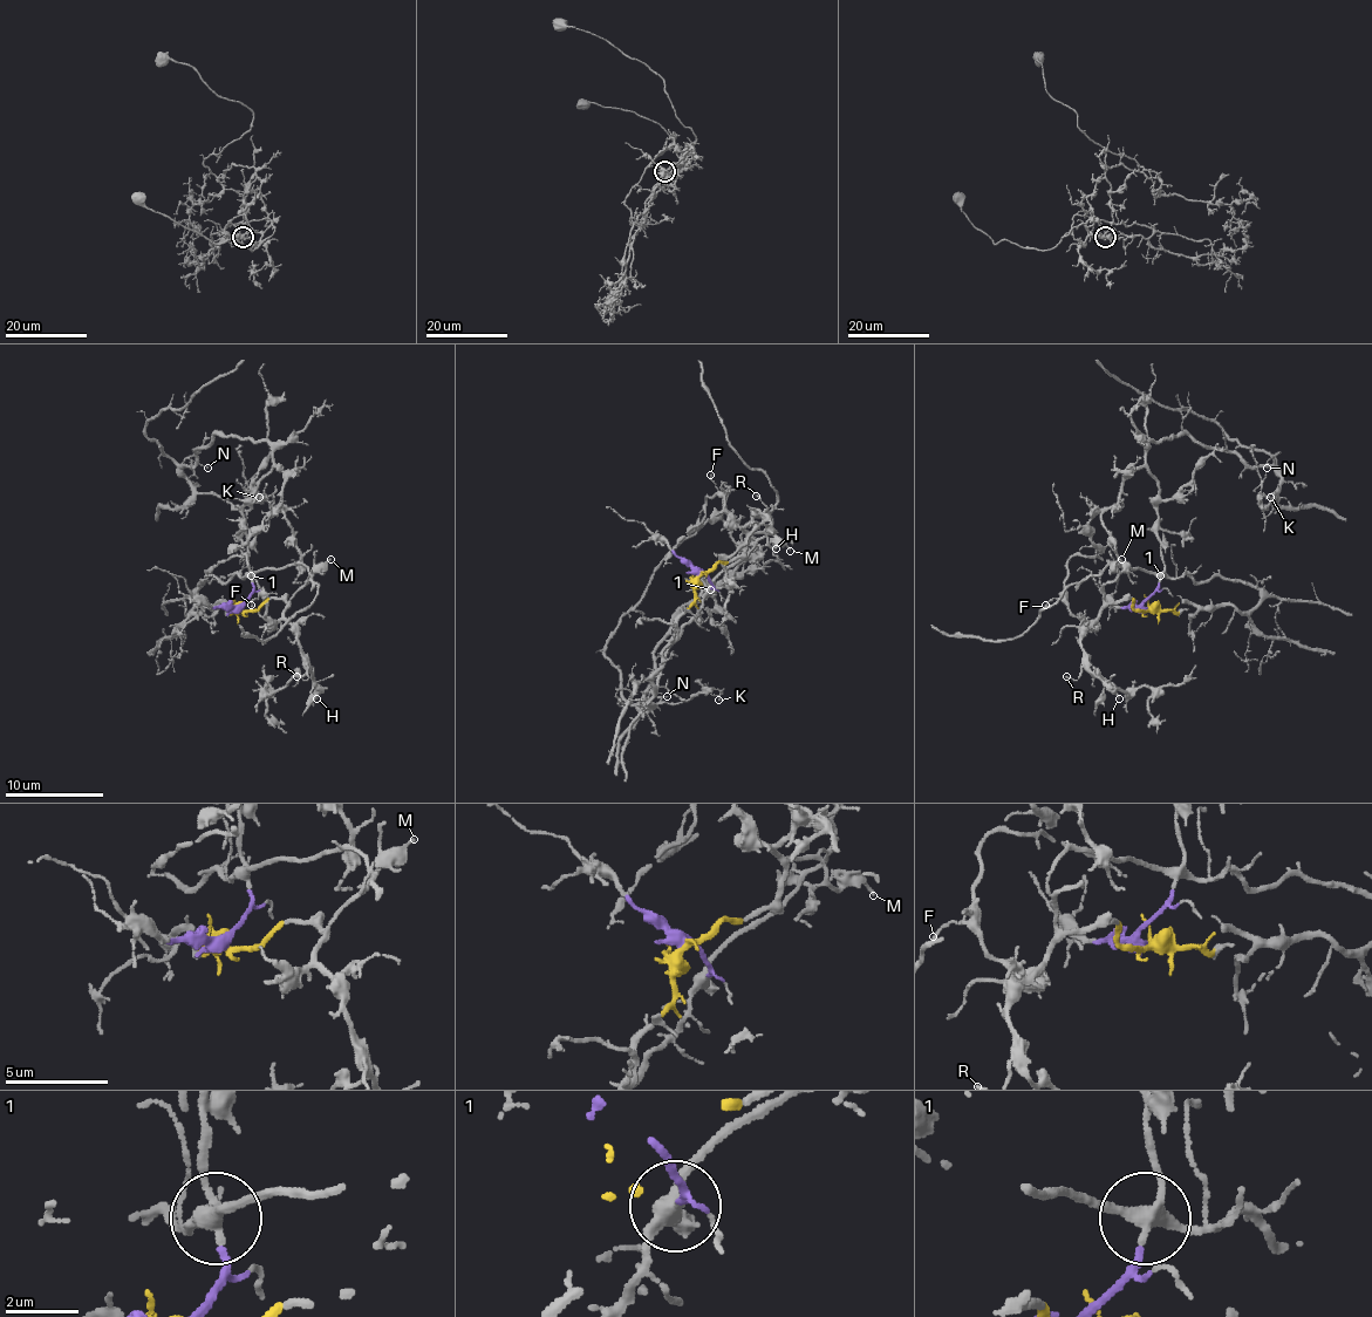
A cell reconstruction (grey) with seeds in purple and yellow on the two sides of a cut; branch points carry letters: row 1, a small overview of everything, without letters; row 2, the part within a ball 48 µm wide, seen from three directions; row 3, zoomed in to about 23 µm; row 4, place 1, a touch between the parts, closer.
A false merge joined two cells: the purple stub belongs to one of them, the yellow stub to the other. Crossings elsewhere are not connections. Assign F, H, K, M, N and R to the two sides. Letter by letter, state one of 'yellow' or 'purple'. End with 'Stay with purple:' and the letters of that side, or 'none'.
F: yellow
H: yellow
K: purple
M: yellow
N: purple
R: yellow
Stay with purple: K, N

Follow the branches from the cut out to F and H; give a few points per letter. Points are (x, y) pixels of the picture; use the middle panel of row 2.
F: (700, 575), (734, 561), (746, 541), (746, 534), (724, 504), (724, 497), (709, 475)
H: (700, 575), (742, 553), (746, 539), (744, 526), (756, 512), (771, 524), (776, 548)

